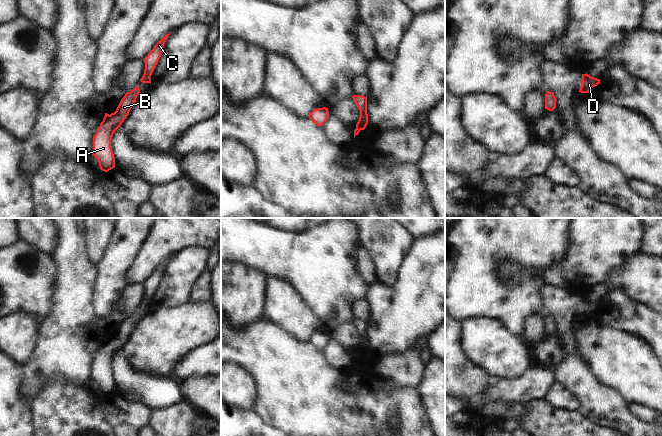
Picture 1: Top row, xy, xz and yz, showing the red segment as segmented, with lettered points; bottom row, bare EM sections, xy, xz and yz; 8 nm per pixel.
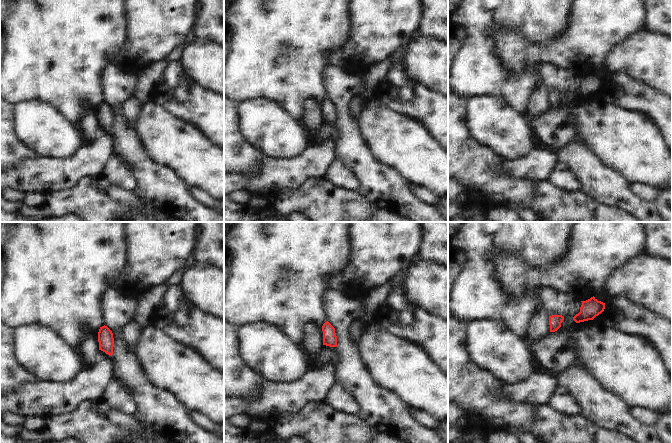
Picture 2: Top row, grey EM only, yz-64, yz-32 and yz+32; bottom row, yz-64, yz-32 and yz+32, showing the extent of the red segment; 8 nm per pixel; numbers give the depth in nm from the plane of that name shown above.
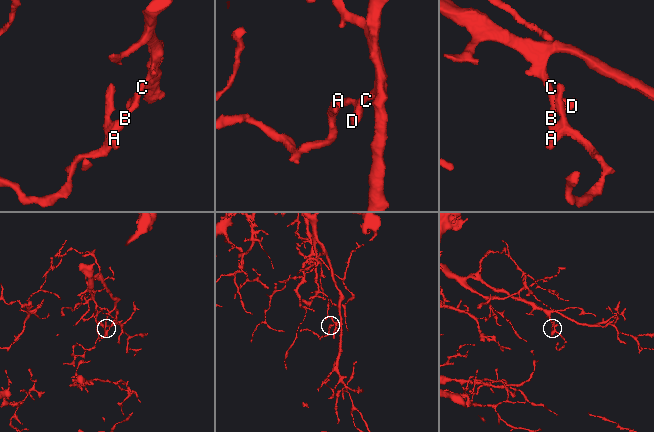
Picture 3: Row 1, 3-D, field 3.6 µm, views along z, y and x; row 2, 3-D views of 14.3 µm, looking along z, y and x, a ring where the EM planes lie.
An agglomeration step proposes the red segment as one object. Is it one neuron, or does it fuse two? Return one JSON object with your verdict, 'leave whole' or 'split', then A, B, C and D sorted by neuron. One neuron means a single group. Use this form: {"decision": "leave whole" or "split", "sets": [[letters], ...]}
{"decision": "leave whole", "sets": [["A", "B", "C", "D"]]}

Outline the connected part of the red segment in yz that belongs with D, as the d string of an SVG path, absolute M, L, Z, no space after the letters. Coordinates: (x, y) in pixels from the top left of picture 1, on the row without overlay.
M582 298L582 304L581 304L581 311L579 313L579 316L581 317L589 317L589 315L600 308L600 303L591 301L590 299Z

